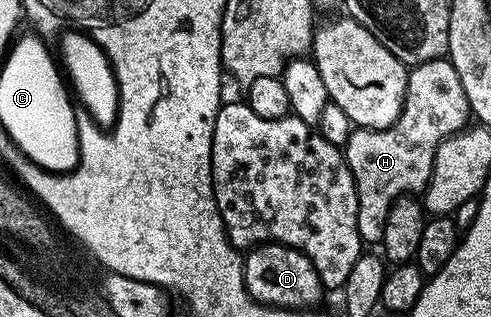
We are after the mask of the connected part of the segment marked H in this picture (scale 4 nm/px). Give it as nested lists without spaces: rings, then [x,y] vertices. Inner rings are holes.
[[[441,58],[415,65],[409,71],[404,91],[404,105],[389,128],[357,127],[348,135],[348,142],[343,145],[342,151],[344,159],[348,161],[348,169],[352,171],[352,181],[356,187],[358,234],[365,245],[379,245],[383,241],[386,230],[386,214],[390,214],[392,205],[396,203],[399,196],[420,194],[428,187],[428,179],[432,176],[432,167],[438,146],[447,136],[452,136],[465,127],[469,118],[470,109],[466,90],[462,90],[458,70],[454,70],[451,60]]]

